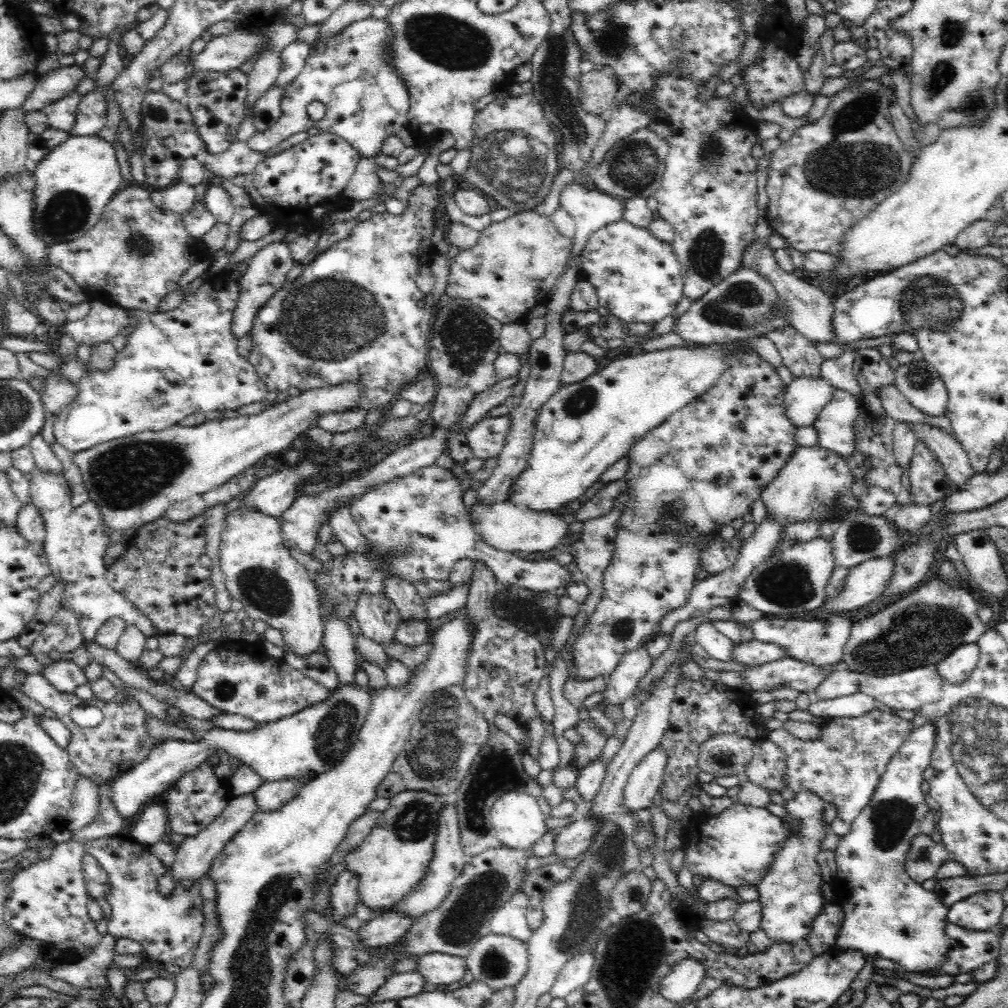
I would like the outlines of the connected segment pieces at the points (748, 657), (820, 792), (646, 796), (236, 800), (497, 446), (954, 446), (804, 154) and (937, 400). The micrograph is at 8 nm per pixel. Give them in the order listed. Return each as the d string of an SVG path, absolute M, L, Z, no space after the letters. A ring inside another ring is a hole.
M756 639L735 645L733 650L737 662L748 666L762 666L763 664L786 658L787 652L774 643L758 642Z
M874 707L854 718L830 718L820 726L820 736L814 740L790 736L782 727L769 731L766 738L786 755L784 785L795 794L808 791L818 795L825 804L832 804L837 814L831 832L844 837L850 833L852 822L868 807L890 759L913 730L912 721Z
M659 746L640 759L623 788L624 805L630 811L651 806L652 798L658 793L658 788L662 784L666 765L667 754Z
M255 790L250 794L240 794L240 796L233 796L227 808L209 824L209 826L202 830L199 834L186 837L182 844L179 844L176 850L176 859L174 866L172 866L172 875L174 881L182 881L190 886L190 881L198 881L202 879L209 870L212 860L216 859L219 853L225 848L226 844L258 813L258 806L256 805Z
M509 410L504 416L482 418L467 430L468 444L473 456L486 461L498 457L509 435L512 417Z
M912 423L911 428L915 430L917 439L925 442L927 448L937 457L952 490L961 489L962 485L975 476L976 471L972 468L967 452L954 437L942 429L936 429L924 423Z
M861 79L859 85L837 92L831 98L824 116L822 116L818 122L801 126L801 128L798 128L798 130L792 134L790 140L782 141L778 149L774 152L770 152L768 156L770 166L766 170L766 184L764 186L764 191L766 191L769 200L769 205L767 206L767 221L771 230L776 232L776 234L780 234L794 250L799 250L800 252L824 252L837 256L841 249L841 242L843 241L846 231L851 226L854 226L854 223L861 221L862 217L870 214L870 212L875 209L875 206L878 206L887 196L890 196L890 194L894 194L894 191L908 180L909 170L913 165L914 159L911 157L910 153L907 152L906 147L896 135L891 122L886 119L890 100L894 98L895 97L890 94L890 90L881 86L878 81L864 81Z
M912 360L895 369L895 388L918 411L928 416L945 414L948 401L944 382L926 360Z

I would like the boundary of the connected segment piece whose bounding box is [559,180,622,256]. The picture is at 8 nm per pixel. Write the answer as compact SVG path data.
M576 180L562 186L559 206L574 219L576 225L572 238L574 256L580 256L593 232L622 219L622 200Z

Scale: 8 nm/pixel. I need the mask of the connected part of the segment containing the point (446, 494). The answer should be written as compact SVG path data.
M435 462L403 475L402 478L386 480L374 486L368 486L362 494L350 498L348 505L354 521L358 523L358 529L366 537L366 549L368 552L347 551L345 554L332 556L331 554L319 552L321 556L323 571L316 573L314 585L321 602L321 609L328 619L342 619L346 621L355 615L358 608L358 599L364 594L384 595L387 578L400 577L415 586L423 580L447 580L452 572L455 562L460 559L470 559L474 562L486 563L498 583L517 586L526 590L546 592L557 589L559 586L569 585L573 581L572 573L566 566L560 565L553 560L540 559L530 560L517 557L511 552L502 552L492 549L490 545L477 538L472 532L470 517L464 509L462 495L465 492L462 480L455 476L450 469L444 469Z

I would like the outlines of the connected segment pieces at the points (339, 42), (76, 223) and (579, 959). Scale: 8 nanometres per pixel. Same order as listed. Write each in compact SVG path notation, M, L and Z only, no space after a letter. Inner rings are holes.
M370 16L348 24L334 36L316 38L311 44L310 54L300 72L282 88L278 122L270 124L271 126L262 133L257 131L246 141L246 146L256 152L265 152L294 134L308 132L312 128L321 128L325 133L336 134L349 142L350 146L358 151L360 158L376 156L381 152L382 143L386 139L395 136L401 127L406 127L411 105L407 86L391 65L391 46L388 44L392 35L393 30L386 18ZM314 100L322 102L326 107L325 116L318 121L311 120L306 113L306 107Z
M70 135L62 144L59 144L51 150L36 164L31 164L30 173L32 173L32 233L34 233L34 237L38 239L38 241L42 241L42 244L46 245L46 250L48 250L50 245L54 243L61 242L72 242L74 240L78 240L80 238L85 238L85 234L100 220L100 216L102 216L102 211L104 210L106 204L108 204L108 200L117 193L118 188L120 188L120 184L122 184L122 175L120 174L120 167L118 166L118 160L116 159L116 152L114 151L114 147L103 139L100 139L97 135L92 136L74 136Z
M590 951L568 960L562 970L558 972L554 984L550 986L550 996L552 998L564 998L570 992L582 988L590 978L593 964L594 958Z

